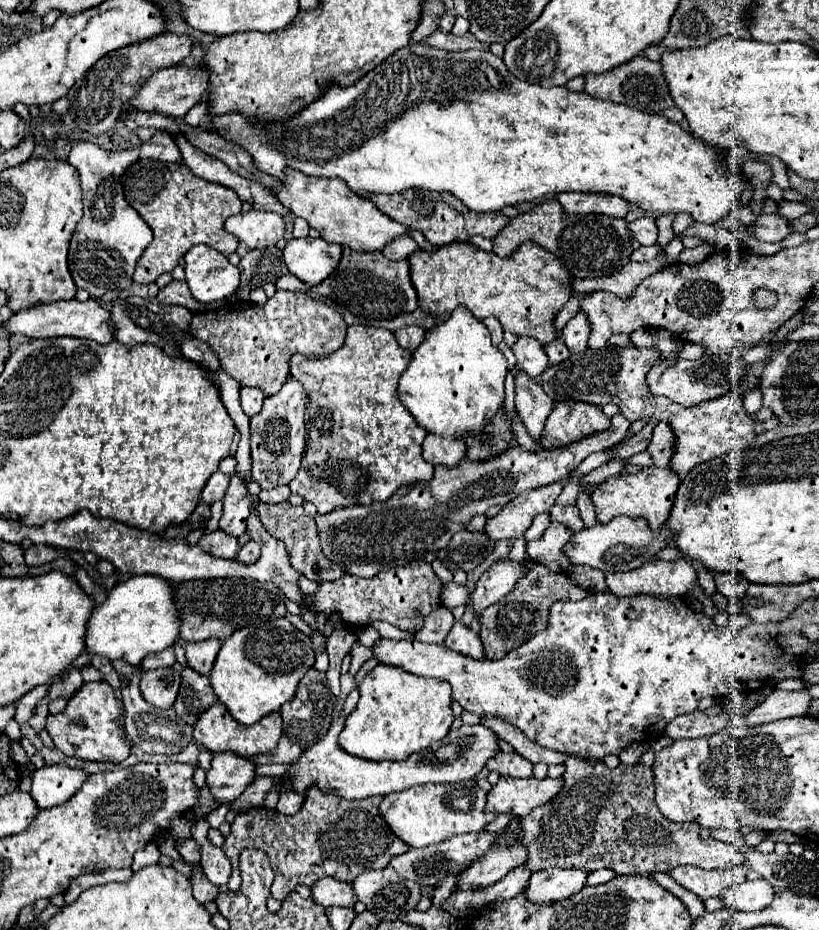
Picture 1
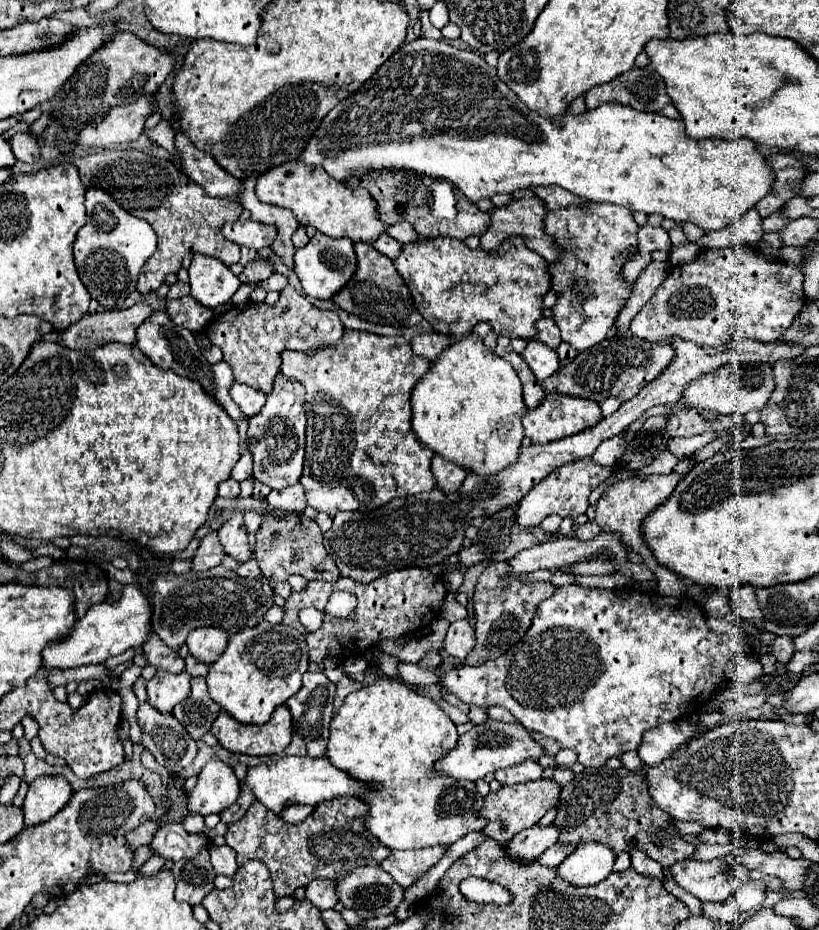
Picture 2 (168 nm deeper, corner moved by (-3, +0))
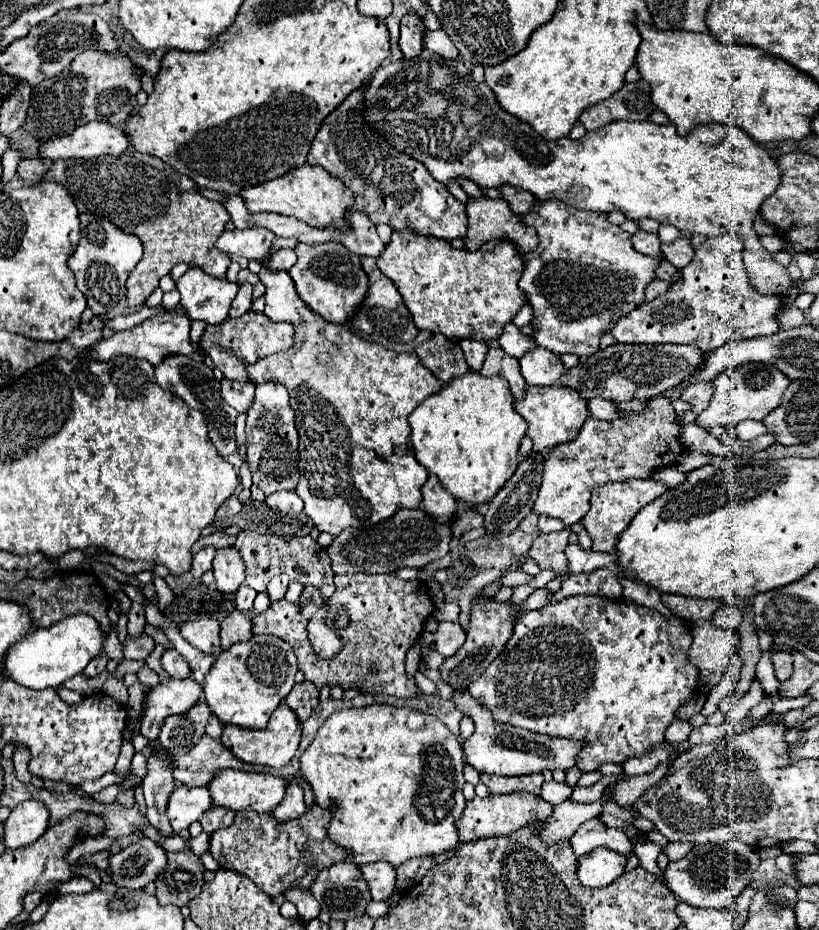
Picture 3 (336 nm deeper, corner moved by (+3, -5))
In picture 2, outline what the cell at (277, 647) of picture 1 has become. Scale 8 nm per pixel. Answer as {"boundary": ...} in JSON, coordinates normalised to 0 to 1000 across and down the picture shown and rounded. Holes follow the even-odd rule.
{"boundary":[[[327,668],[315,670],[308,676],[298,676],[288,683],[283,683],[278,687],[278,696],[271,702],[271,706],[266,711],[261,711],[256,715],[252,734],[254,734],[254,743],[256,749],[274,762],[278,765],[286,773],[291,773],[293,777],[308,777],[308,780],[320,780],[330,773],[330,769],[335,767],[337,760],[347,758],[357,747],[361,747],[369,739],[369,726],[376,722],[376,691],[374,685],[347,672],[332,672]]]}

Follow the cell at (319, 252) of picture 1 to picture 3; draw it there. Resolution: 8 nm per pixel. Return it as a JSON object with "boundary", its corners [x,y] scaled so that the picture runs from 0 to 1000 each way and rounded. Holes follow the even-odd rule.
{"boundary":[[[361,262],[364,282],[352,290],[364,318],[374,329],[405,348],[422,348],[437,338],[437,329],[447,320],[449,297],[440,284],[440,275],[418,267],[418,262]]]}

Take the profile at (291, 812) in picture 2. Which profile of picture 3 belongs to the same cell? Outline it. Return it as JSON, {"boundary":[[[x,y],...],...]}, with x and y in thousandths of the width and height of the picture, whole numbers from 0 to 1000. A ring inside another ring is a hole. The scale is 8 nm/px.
{"boundary":[[[361,839],[352,841],[349,847],[349,856],[344,858],[344,862],[339,865],[339,869],[335,871],[335,877],[339,882],[352,882],[352,880],[364,880],[369,877],[369,873],[374,871],[374,862],[371,862],[371,849],[366,847],[366,843]]]}

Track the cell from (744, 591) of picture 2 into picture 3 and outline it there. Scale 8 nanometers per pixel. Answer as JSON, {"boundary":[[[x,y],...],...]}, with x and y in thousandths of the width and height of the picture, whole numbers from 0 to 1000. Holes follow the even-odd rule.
{"boundary":[[[921,731],[916,744],[899,757],[899,761],[889,768],[889,772],[894,772],[894,774],[906,774],[906,772],[908,772],[908,770],[911,770],[930,751],[933,751],[933,742],[930,742],[928,733]]]}

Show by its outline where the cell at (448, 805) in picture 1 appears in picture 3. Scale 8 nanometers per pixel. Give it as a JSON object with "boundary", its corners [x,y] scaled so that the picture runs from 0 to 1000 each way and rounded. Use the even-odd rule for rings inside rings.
{"boundary":[[[449,759],[449,761],[420,761],[420,763],[413,763],[413,766],[408,766],[391,783],[388,783],[388,787],[386,787],[386,791],[383,791],[383,796],[381,796],[381,800],[374,804],[374,809],[366,813],[366,832],[369,832],[369,837],[379,843],[379,847],[381,847],[381,852],[383,852],[383,862],[391,867],[391,869],[403,869],[403,867],[408,867],[408,871],[405,871],[405,882],[403,882],[403,888],[400,888],[400,901],[405,903],[405,905],[410,905],[413,910],[418,910],[420,914],[425,914],[425,916],[430,916],[430,920],[427,923],[422,923],[425,927],[430,927],[430,929],[435,929],[435,931],[444,931],[444,929],[452,929],[452,927],[462,927],[462,925],[471,925],[471,927],[476,927],[479,931],[488,931],[493,925],[501,925],[501,923],[513,923],[513,920],[535,920],[535,918],[542,918],[542,916],[547,916],[547,914],[552,914],[557,908],[559,908],[559,897],[557,897],[557,882],[559,882],[559,877],[564,877],[564,871],[567,871],[567,867],[569,867],[569,860],[567,860],[567,856],[564,856],[564,845],[567,845],[567,837],[564,837],[564,824],[567,824],[567,809],[564,809],[564,800],[559,798],[559,794],[532,772],[532,770],[525,770],[525,768],[518,768],[518,766],[510,766],[510,763],[503,763],[503,761],[481,761],[481,759]]]}

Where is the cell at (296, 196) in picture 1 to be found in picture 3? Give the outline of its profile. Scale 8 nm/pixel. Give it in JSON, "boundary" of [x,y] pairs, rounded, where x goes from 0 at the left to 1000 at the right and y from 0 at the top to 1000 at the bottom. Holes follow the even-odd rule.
{"boundary":[[[371,176],[369,181],[359,181],[359,185],[349,185],[349,189],[342,189],[339,194],[330,194],[325,198],[315,198],[310,202],[300,202],[300,206],[293,206],[298,213],[300,224],[308,230],[315,228],[337,228],[347,232],[364,234],[379,243],[415,243],[422,247],[420,230],[432,219],[432,209],[405,187],[400,187],[393,178],[379,178]]]}

